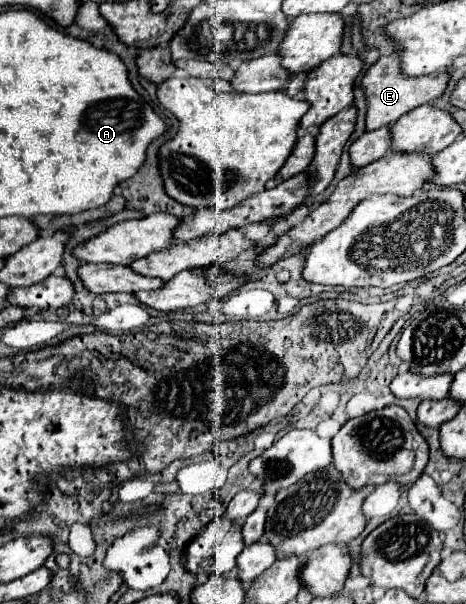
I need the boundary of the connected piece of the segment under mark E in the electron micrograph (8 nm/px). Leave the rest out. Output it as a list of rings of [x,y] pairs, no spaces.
[[[398,52],[382,56],[362,78],[362,86],[368,98],[368,114],[366,114],[366,130],[376,130],[386,124],[394,124],[400,116],[410,112],[410,108],[418,108],[422,104],[432,102],[442,96],[450,82],[448,72],[430,74],[430,76],[402,76],[402,68],[398,68]]]

